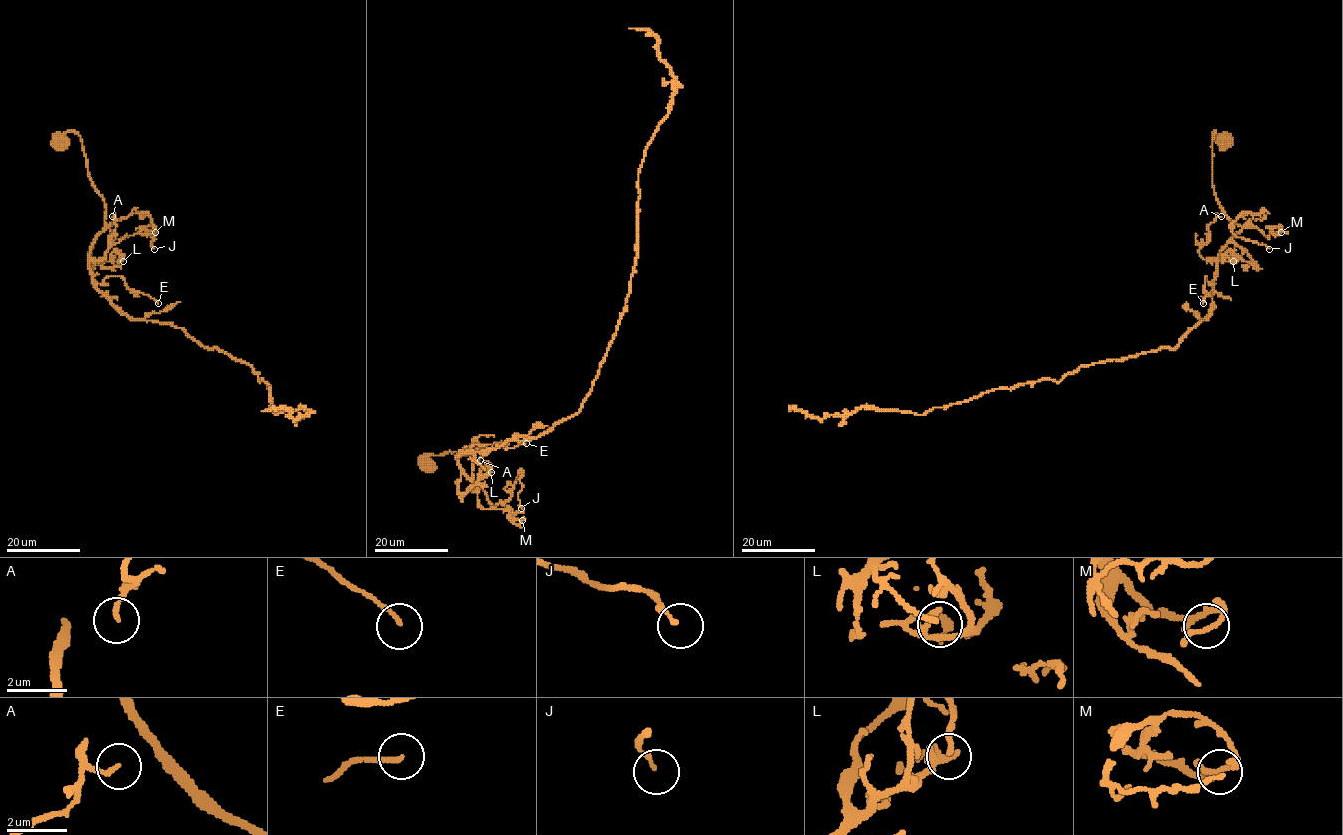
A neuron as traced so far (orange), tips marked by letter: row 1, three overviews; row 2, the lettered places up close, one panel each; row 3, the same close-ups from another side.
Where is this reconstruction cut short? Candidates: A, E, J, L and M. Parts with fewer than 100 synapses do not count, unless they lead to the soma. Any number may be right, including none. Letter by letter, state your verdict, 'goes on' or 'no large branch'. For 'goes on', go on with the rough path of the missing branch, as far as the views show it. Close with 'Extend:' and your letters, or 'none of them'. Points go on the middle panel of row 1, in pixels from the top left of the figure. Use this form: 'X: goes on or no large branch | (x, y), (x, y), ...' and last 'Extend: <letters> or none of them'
A: no large branch
E: no large branch
J: no large branch
L: no large branch
M: no large branch
Extend: none of them

